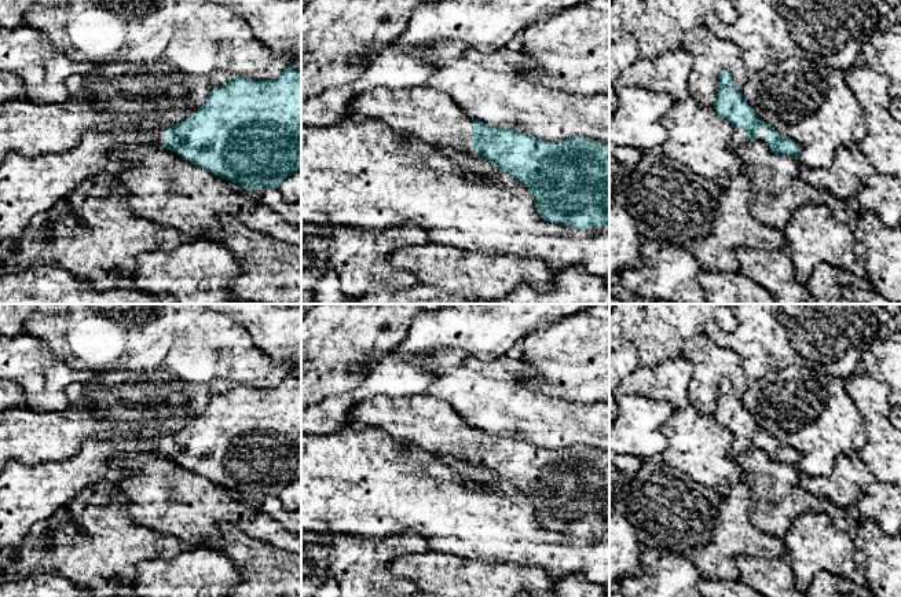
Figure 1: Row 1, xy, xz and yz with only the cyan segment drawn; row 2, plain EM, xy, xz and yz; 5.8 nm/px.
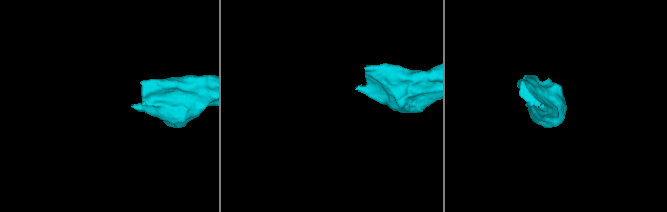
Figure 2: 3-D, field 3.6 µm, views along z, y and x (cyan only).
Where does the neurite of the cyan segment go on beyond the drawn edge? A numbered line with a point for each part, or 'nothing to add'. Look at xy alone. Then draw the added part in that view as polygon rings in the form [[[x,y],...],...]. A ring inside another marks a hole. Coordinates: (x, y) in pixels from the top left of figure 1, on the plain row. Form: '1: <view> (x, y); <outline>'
1: xy (29, 494); [[[166,435],[149,439],[129,439],[121,442],[89,440],[80,453],[59,461],[39,465],[23,465],[10,459],[0,473],[0,549],[19,546],[30,528],[66,506],[85,487],[99,481],[117,484],[131,472],[127,468],[116,468],[113,461],[124,454],[153,451],[162,454]]]

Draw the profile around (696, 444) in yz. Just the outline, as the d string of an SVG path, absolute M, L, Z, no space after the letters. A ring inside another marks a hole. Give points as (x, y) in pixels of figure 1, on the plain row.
M693 406L674 410L662 432L667 447L659 458L666 465L706 487L746 483L746 473L729 455L735 436L713 414L702 414Z

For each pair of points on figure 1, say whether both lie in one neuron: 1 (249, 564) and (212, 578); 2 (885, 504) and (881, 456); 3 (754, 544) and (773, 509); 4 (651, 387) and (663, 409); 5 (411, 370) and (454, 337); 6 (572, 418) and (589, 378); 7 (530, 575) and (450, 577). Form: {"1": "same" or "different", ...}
{"1": "different", "2": "different", "3": "different", "4": "different", "5": "same", "6": "different", "7": "same"}

